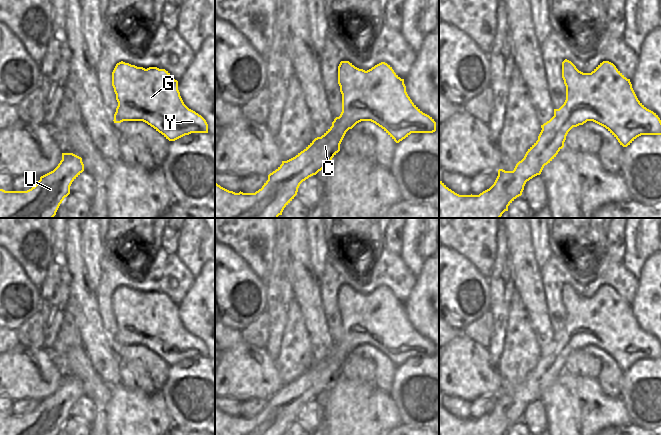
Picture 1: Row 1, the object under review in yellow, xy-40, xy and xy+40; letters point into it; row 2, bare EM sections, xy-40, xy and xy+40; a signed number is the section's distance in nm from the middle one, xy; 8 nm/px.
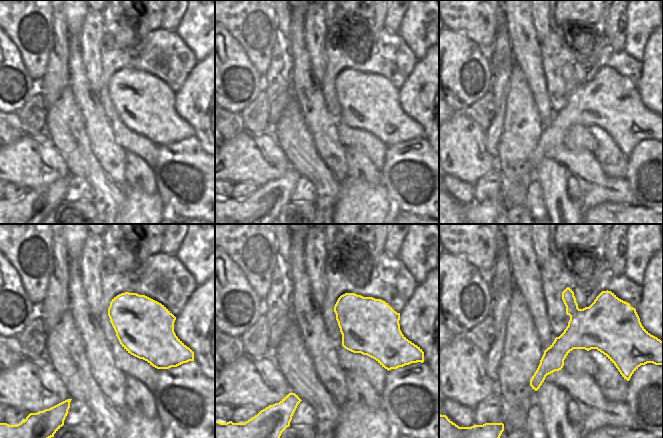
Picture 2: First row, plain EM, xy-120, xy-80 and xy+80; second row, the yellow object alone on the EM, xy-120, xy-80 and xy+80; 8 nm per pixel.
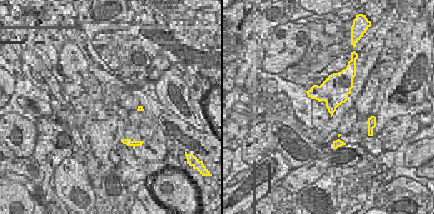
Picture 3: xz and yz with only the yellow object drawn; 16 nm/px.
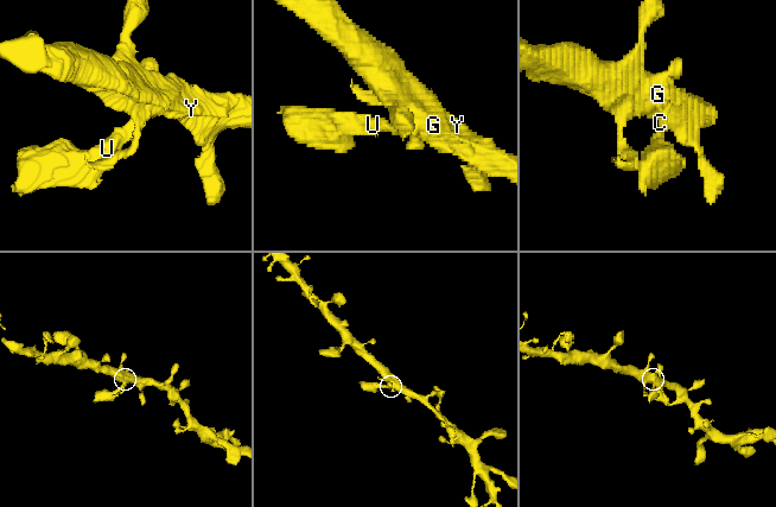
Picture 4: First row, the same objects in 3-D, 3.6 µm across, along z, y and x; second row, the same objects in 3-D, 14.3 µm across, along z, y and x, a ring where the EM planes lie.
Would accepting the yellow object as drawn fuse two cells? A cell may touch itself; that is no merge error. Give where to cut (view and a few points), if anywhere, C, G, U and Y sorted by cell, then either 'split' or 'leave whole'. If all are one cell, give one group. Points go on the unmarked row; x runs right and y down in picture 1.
no cut | C G U Y | leave whole

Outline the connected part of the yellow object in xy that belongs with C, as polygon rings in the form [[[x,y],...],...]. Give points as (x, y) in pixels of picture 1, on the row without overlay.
[[[341,285],[338,290],[338,308],[342,318],[342,336],[332,346],[332,350],[321,360],[315,362],[303,375],[295,381],[282,385],[282,388],[268,399],[268,404],[255,417],[235,417],[215,407],[215,435],[283,435],[297,419],[300,408],[309,401],[324,393],[332,382],[340,375],[340,368],[349,353],[361,345],[371,345],[381,351],[396,367],[399,367],[411,357],[433,357],[436,346],[423,337],[410,323],[406,316],[404,303],[401,303],[390,289],[381,286],[365,295],[355,291],[349,285]]]

